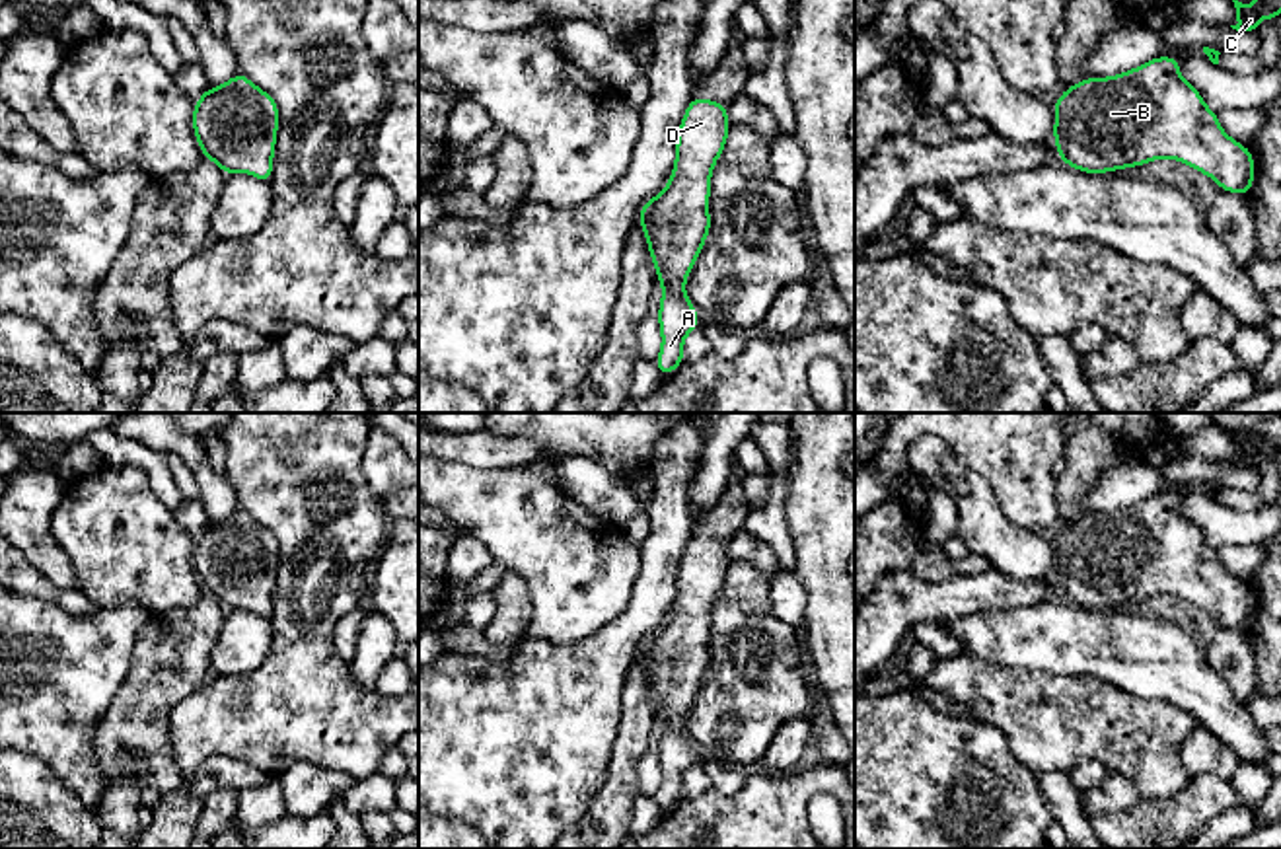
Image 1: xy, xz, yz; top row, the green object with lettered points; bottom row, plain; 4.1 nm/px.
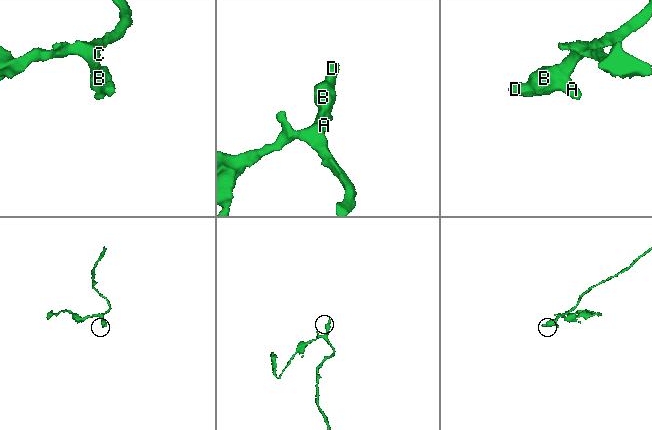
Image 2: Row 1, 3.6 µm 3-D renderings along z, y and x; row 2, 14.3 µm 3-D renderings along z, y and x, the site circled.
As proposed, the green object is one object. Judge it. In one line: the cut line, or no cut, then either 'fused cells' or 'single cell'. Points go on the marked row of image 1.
cut none; single cell

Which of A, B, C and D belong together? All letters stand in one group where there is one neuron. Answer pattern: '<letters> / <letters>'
A B C D

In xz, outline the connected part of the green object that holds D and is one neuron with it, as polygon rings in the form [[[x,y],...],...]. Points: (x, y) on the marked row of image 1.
[[[693,95],[679,123],[672,177],[664,191],[648,199],[639,212],[639,226],[646,234],[650,259],[656,265],[656,286],[660,278],[664,280],[662,302],[656,315],[662,333],[662,349],[654,364],[666,378],[683,362],[683,339],[699,327],[697,308],[685,296],[685,278],[711,230],[711,214],[707,208],[711,173],[726,146],[728,129],[726,103]]]

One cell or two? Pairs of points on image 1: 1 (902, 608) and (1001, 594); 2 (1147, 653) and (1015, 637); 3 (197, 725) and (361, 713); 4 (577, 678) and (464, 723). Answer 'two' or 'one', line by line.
1: one
2: one
3: one
4: one

